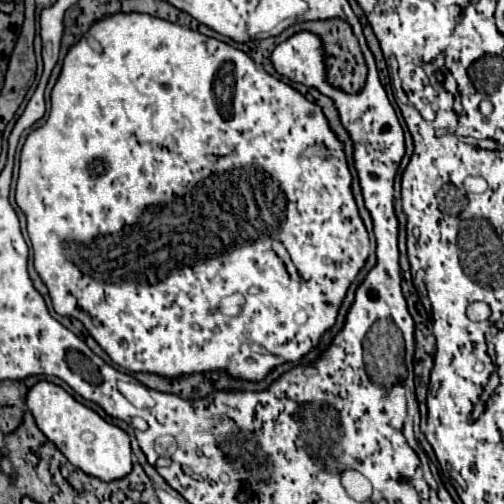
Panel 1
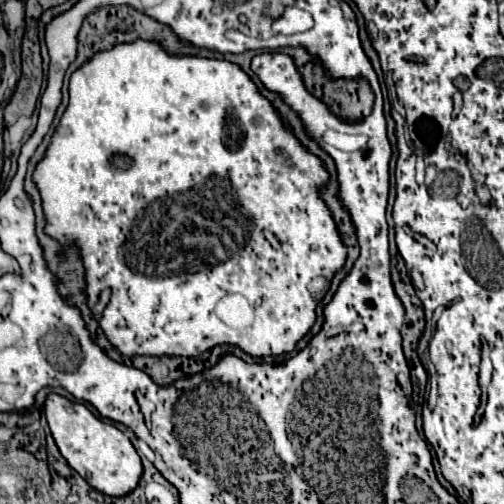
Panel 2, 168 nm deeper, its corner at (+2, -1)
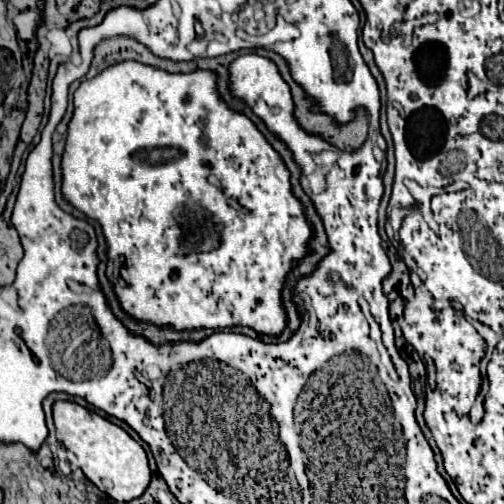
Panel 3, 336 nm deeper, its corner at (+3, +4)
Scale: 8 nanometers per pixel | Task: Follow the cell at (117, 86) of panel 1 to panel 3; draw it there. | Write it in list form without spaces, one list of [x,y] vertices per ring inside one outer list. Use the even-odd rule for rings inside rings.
[[[117,64],[113,68],[105,68],[101,76],[83,82],[75,92],[75,112],[69,122],[69,136],[63,154],[63,196],[75,208],[83,210],[87,216],[95,218],[101,224],[109,246],[107,274],[115,284],[115,290],[119,292],[123,310],[129,312],[133,318],[157,326],[167,324],[175,330],[187,328],[223,330],[231,326],[249,326],[269,336],[279,336],[283,332],[285,312],[281,308],[281,288],[295,260],[305,256],[307,242],[311,238],[311,228],[305,222],[303,204],[291,192],[287,166],[247,116],[233,112],[225,102],[221,102],[215,90],[213,72],[197,70],[193,74],[169,74],[157,68],[149,68],[145,64]],[[117,260],[125,260],[125,268],[119,270],[119,274],[115,266]]]

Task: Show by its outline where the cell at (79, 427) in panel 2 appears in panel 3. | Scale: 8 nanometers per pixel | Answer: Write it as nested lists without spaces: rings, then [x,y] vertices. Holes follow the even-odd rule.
[[[55,402],[53,420],[59,442],[77,456],[79,468],[101,492],[117,502],[131,502],[147,490],[151,482],[147,454],[123,428],[75,402]]]

